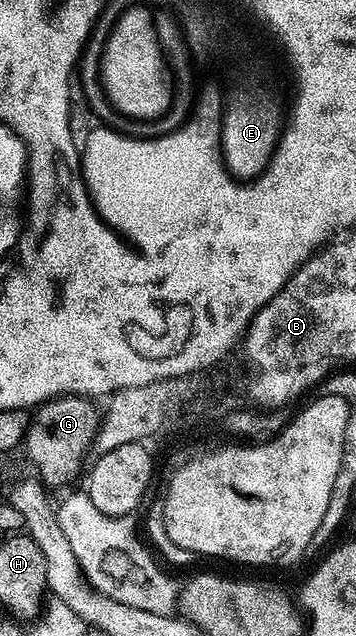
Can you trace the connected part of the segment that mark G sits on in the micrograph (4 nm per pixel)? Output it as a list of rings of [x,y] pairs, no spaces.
[[[56,396],[54,400],[46,400],[32,413],[23,453],[33,463],[33,468],[37,471],[34,472],[36,479],[46,489],[68,489],[68,484],[80,474],[81,467],[82,472],[86,467],[93,441],[97,438],[97,429],[101,427],[102,413],[93,404],[96,403],[87,396]]]

